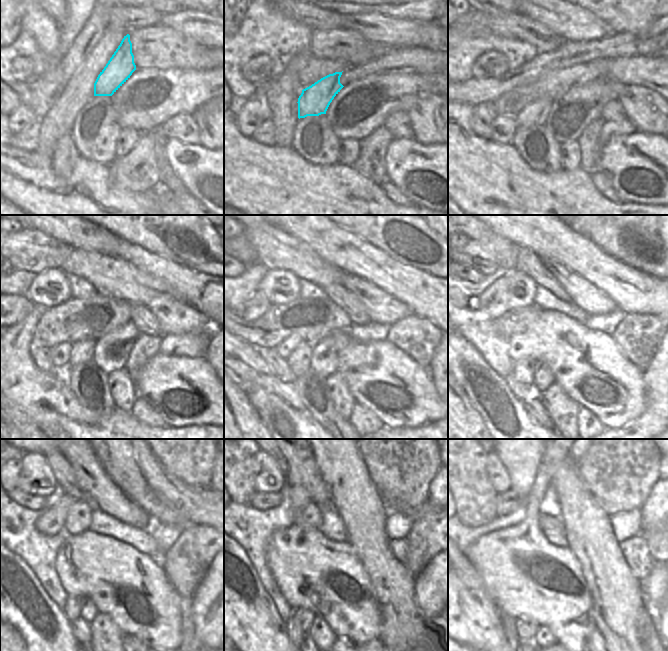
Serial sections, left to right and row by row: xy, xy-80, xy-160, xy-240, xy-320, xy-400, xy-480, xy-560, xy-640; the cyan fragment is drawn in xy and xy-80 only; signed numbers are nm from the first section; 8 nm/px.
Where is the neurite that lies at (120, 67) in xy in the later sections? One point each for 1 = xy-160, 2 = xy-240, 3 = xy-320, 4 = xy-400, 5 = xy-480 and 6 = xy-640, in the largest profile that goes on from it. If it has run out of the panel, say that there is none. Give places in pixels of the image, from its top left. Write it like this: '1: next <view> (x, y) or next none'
1: next xy-160 (535, 114)
2: next xy-240 (82, 351)
3: next xy-320 (299, 361)
4: next xy-400 (523, 369)
5: next xy-480 (73, 606)
6: next xy-640 (522, 642)

